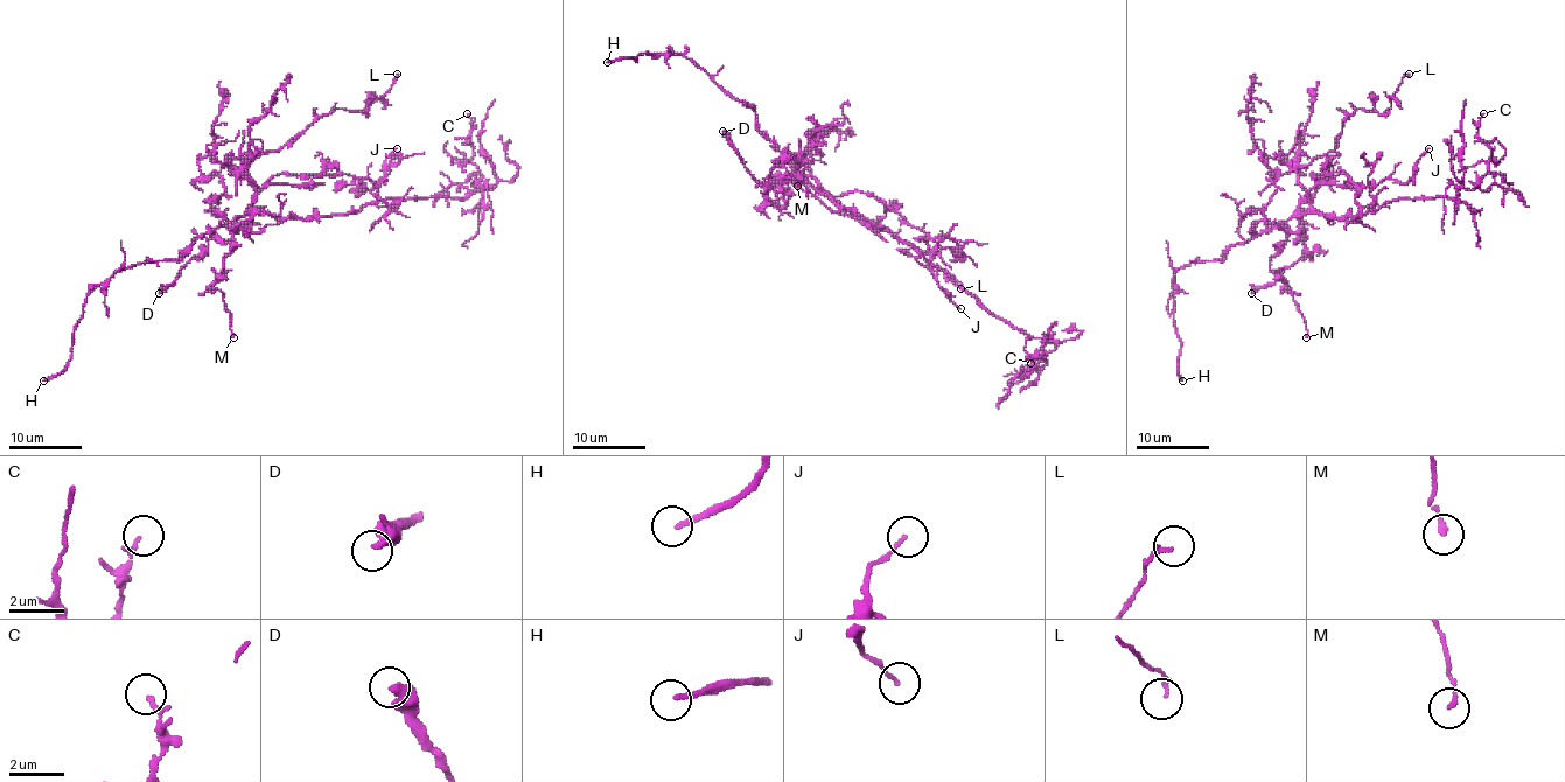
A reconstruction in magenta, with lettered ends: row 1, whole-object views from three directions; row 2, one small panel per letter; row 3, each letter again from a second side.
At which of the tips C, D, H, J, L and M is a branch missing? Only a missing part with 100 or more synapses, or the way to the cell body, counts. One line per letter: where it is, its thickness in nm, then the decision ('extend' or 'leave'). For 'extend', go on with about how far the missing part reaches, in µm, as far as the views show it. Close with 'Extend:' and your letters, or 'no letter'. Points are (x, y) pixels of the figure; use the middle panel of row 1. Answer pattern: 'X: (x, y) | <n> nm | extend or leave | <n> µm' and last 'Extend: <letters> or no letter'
C: (1031, 363) | 170 nm | leave
D: (722, 131) | 320 nm | leave
H: (607, 62) | 200 nm | extend | 40 µm
J: (961, 308) | 120 nm | leave
L: (961, 288) | 160 nm | leave
M: (797, 186) | 180 nm | leave
Extend: H

